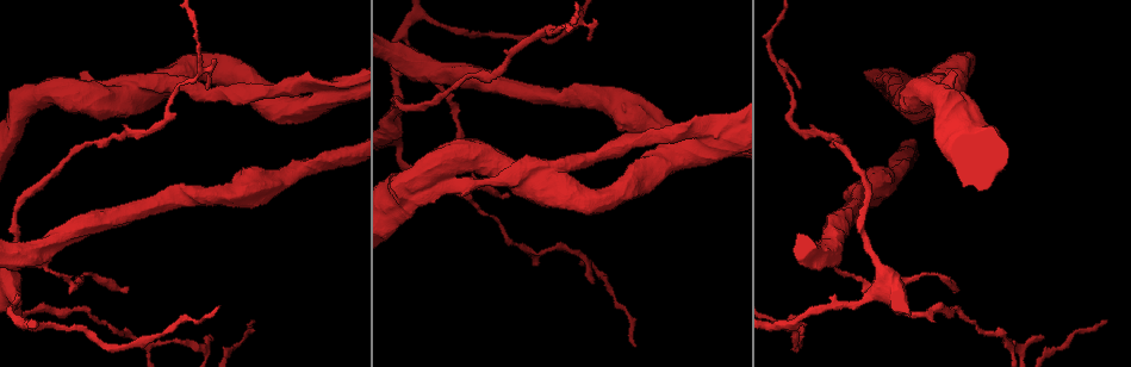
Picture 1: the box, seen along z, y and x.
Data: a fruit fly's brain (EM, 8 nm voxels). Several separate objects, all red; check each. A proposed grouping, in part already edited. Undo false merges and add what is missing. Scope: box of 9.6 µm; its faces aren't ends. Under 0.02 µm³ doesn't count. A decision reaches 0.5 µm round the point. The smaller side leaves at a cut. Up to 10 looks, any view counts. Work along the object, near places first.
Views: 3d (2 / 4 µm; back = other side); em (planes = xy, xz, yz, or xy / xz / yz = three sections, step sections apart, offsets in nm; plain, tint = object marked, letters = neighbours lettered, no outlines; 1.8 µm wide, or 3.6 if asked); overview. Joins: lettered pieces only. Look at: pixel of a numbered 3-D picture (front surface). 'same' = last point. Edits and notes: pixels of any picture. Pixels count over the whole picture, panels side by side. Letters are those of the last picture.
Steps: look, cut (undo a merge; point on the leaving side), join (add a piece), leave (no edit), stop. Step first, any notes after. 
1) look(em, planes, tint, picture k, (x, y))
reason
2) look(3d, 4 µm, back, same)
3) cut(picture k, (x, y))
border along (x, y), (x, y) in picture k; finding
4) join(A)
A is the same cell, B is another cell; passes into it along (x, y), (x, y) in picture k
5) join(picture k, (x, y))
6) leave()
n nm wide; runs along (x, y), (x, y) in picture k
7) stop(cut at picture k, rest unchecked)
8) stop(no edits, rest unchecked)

look(em, planes, tint, picture 1, (633, 344))
long arm stops here

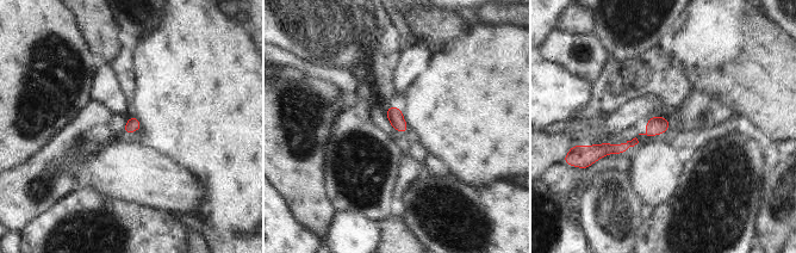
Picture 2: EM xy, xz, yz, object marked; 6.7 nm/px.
look(em, planes, letters, same)

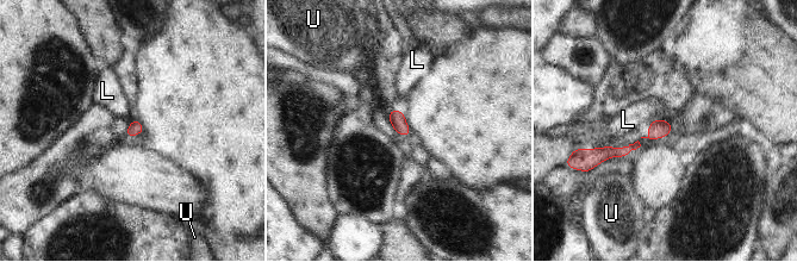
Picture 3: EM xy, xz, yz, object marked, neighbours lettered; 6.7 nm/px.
leave()
L and U are other cells; border along (609, 145), (587, 149) in picture 3; no lettered piece goes on from it

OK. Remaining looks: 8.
look(3d, 2 µm, picture 1, (127, 286))
end of a long branch

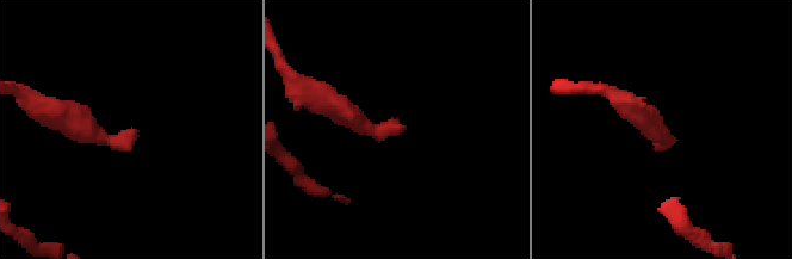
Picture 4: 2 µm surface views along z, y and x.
look(em, planes, letters, picture 4, (665, 132))

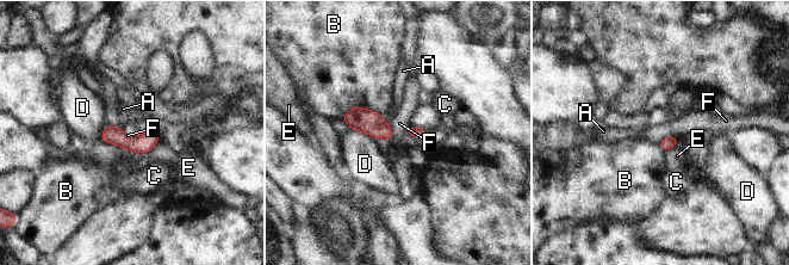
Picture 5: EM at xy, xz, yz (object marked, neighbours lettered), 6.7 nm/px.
leave()
90 nm wide; A, B, C, D, E and F are other cells; border along (678, 141), (665, 136), (659, 143) in picture 5; no lettered piece goes on from it

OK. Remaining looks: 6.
look(3d, 2 µm, picture 1, (212, 337))
thin end

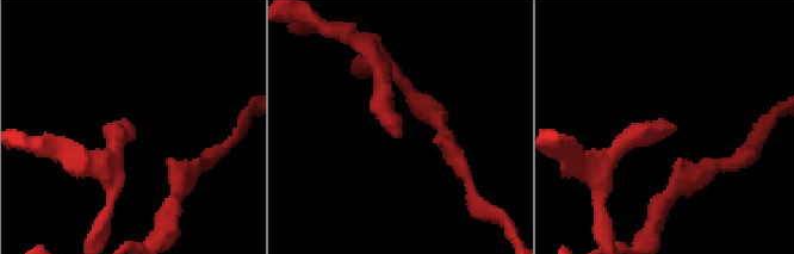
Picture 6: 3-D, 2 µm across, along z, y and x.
look(em, xz, step 4, tint, picture 6, (399, 133))

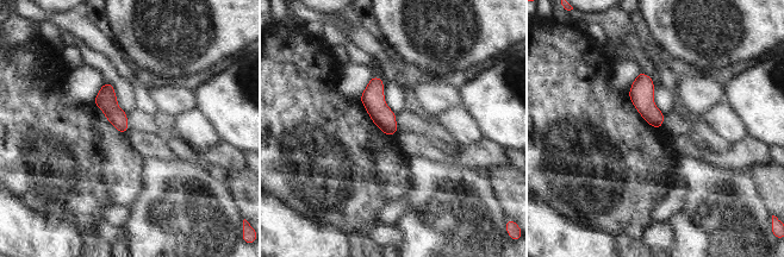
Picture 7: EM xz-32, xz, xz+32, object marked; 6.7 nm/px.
look(em, planes, letters, same)
another direction

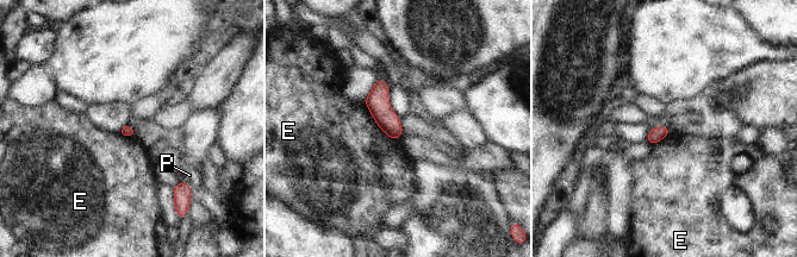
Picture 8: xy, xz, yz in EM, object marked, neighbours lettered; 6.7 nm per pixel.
leave()
E and P are other cells; border along (363, 104), (377, 124) in picture 8; none of them fits

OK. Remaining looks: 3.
look(3d, 2 µm, picture 1, (460, 194))
thick end

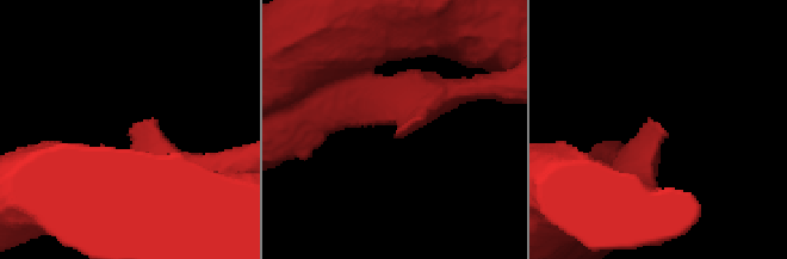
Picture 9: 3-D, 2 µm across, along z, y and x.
look(em, planes, letters, picture 9, (132, 124))
shape alone is not enough

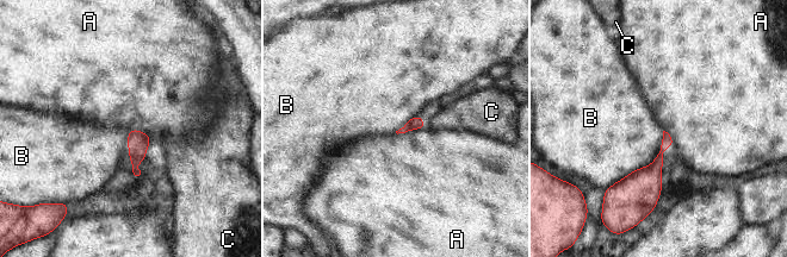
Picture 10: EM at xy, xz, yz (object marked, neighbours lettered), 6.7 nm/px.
leave()
B touches over 550 nm; A, B and C are other cells; border along (663, 130), (655, 160), (606, 189) in picture 10; none of them fits

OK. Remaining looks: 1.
stop(no edits, rest unchecked)

